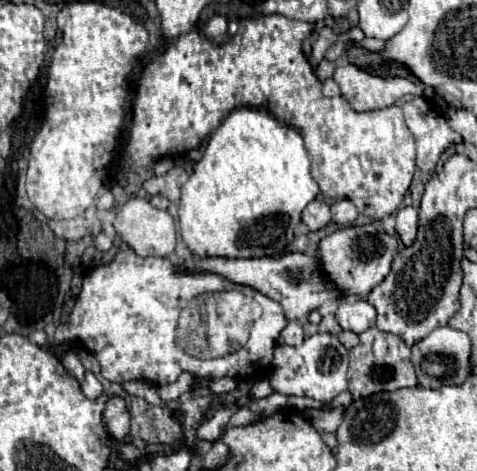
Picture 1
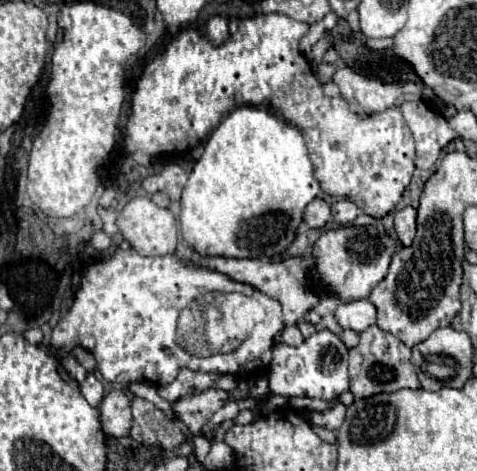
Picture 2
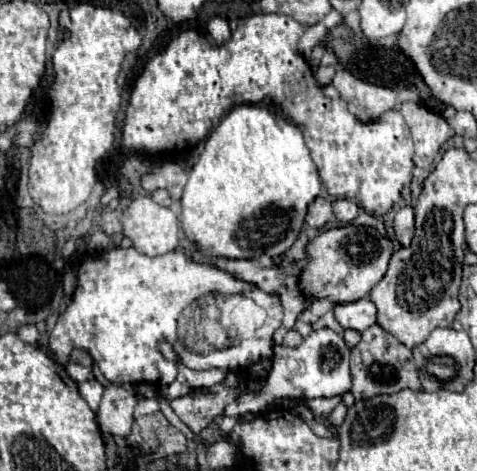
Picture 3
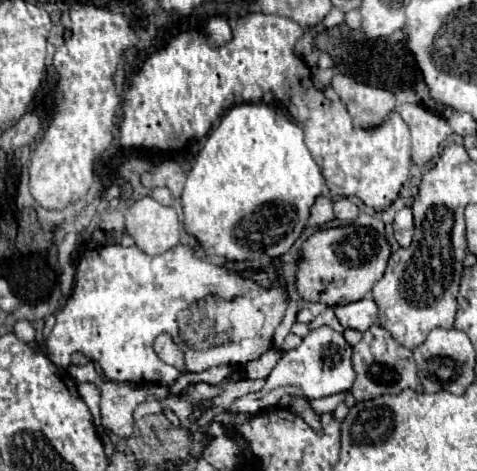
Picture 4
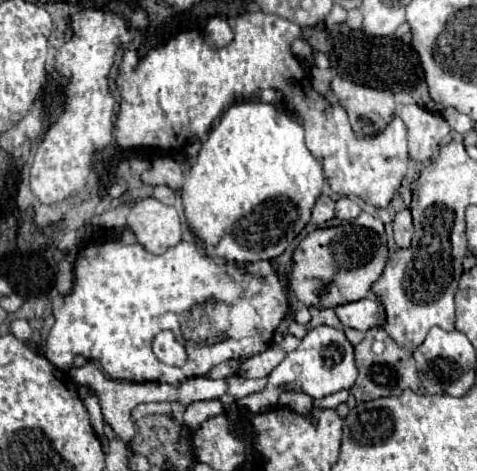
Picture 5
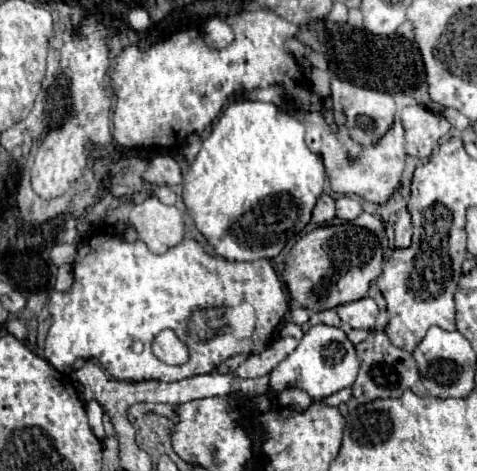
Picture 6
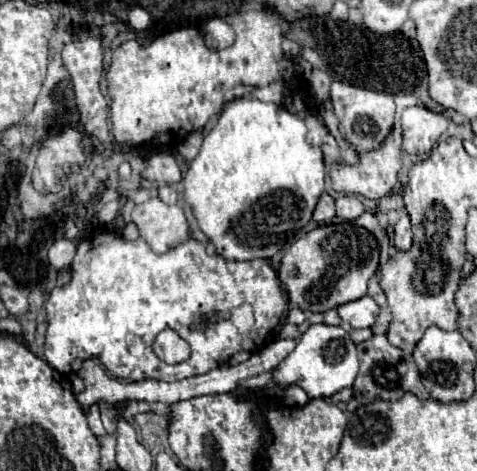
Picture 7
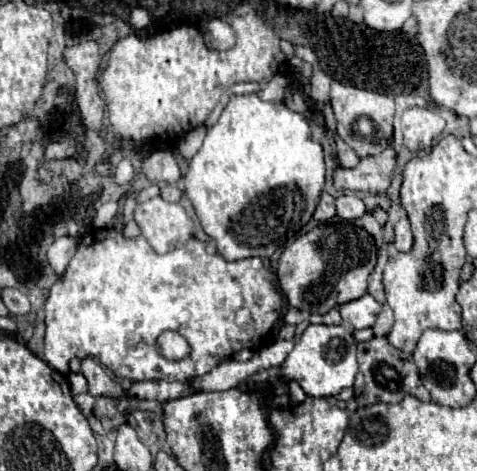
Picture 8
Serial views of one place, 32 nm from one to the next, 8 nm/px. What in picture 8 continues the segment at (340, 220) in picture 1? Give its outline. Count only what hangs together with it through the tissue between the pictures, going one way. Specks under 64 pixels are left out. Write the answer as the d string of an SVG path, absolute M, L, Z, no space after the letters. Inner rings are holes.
M344 194L336 198L336 210L338 210L338 216L344 220L356 220L362 214L366 214L366 206L356 194Z

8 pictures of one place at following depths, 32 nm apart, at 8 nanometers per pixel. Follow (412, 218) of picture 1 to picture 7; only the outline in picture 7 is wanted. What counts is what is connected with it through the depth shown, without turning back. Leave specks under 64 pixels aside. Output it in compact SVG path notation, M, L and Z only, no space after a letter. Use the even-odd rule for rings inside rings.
M406 214L400 216L400 220L394 226L396 238L394 238L394 246L398 250L408 250L412 246L412 230L410 230L410 218Z

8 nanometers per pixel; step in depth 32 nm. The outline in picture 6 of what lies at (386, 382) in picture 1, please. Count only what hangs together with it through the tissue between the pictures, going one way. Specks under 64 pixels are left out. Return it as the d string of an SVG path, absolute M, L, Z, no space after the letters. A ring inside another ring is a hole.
M372 332L364 342L356 344L356 354L360 362L360 372L352 386L352 392L358 402L368 404L376 398L400 398L404 390L412 390L416 396L428 396L420 380L414 356L394 346L384 332Z

